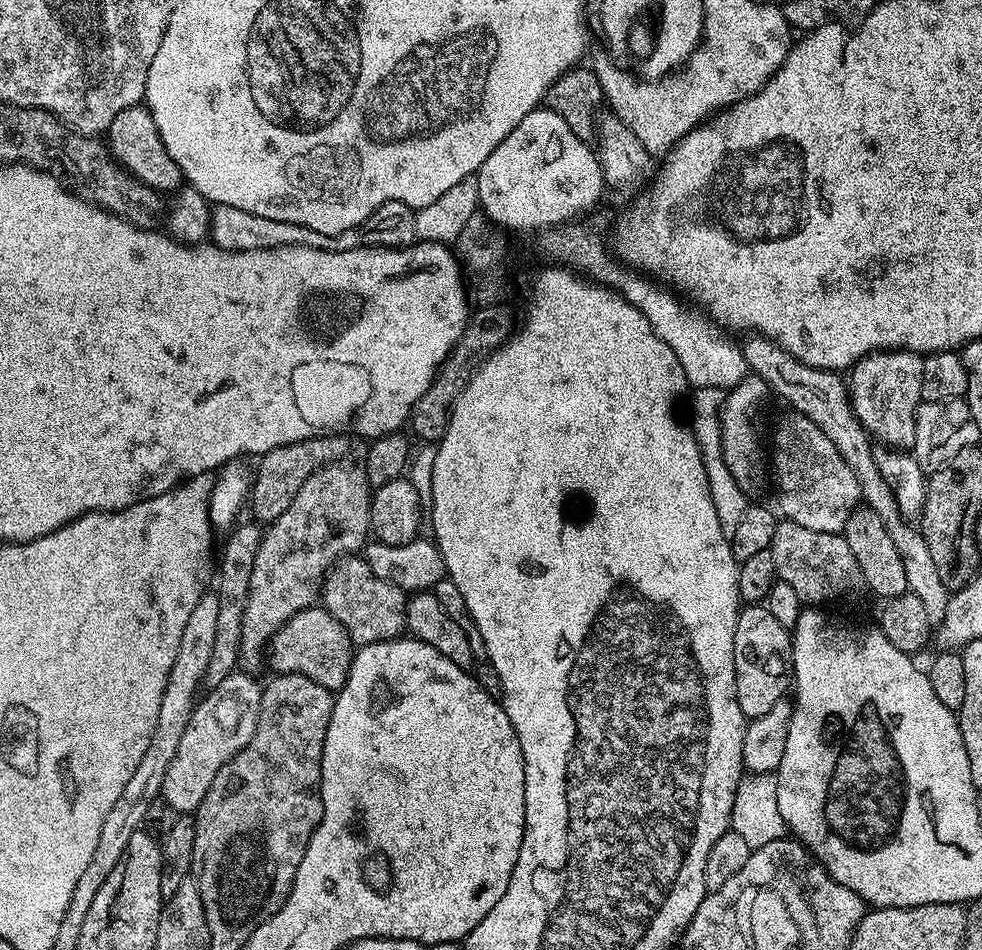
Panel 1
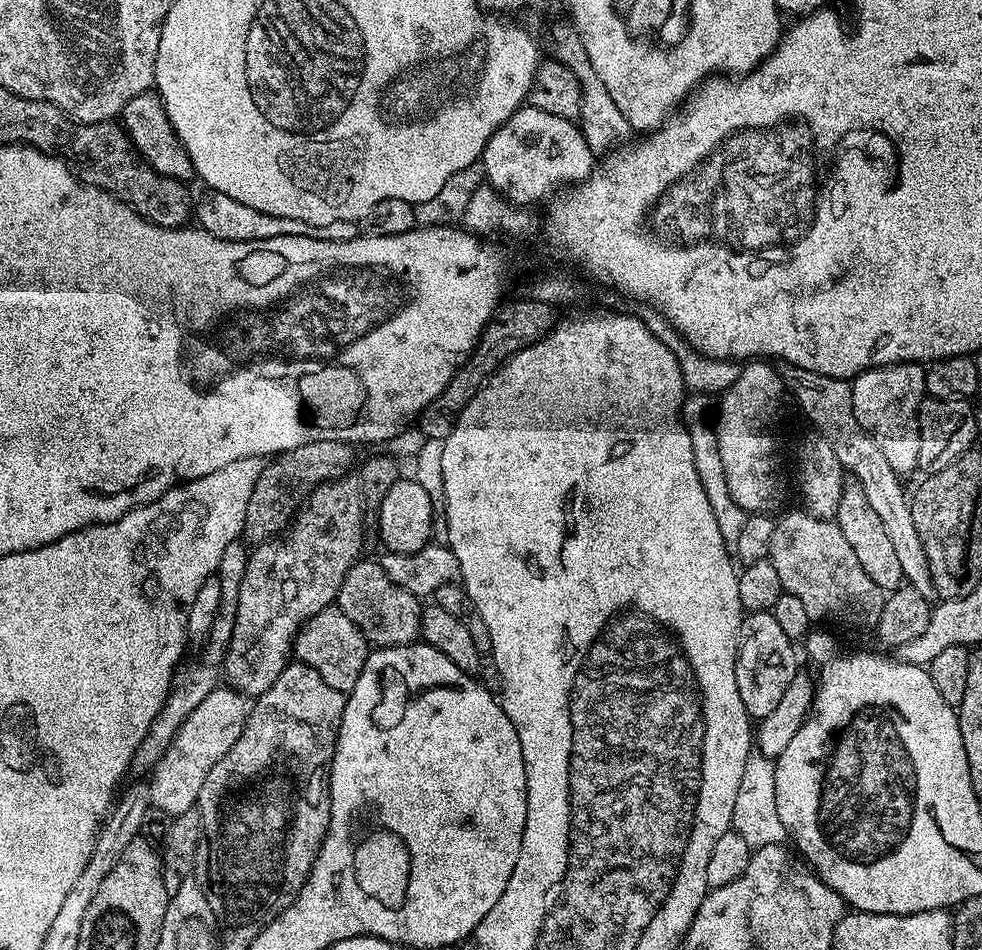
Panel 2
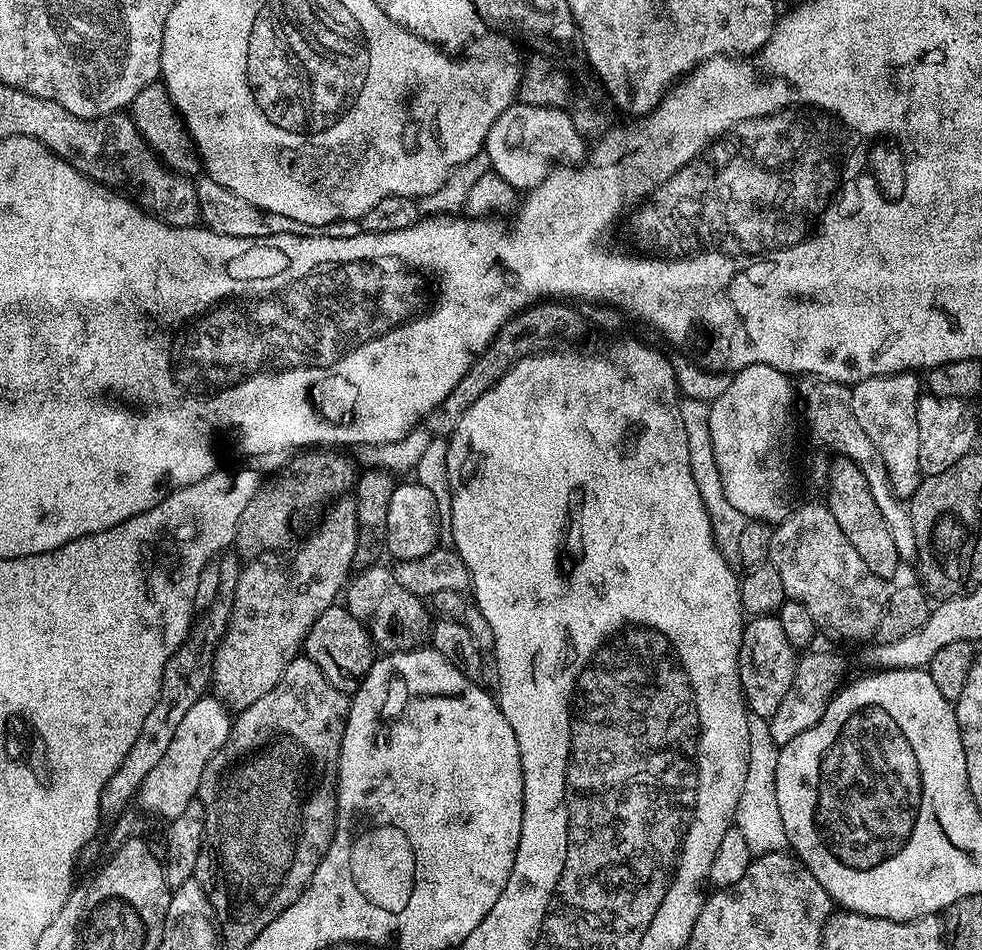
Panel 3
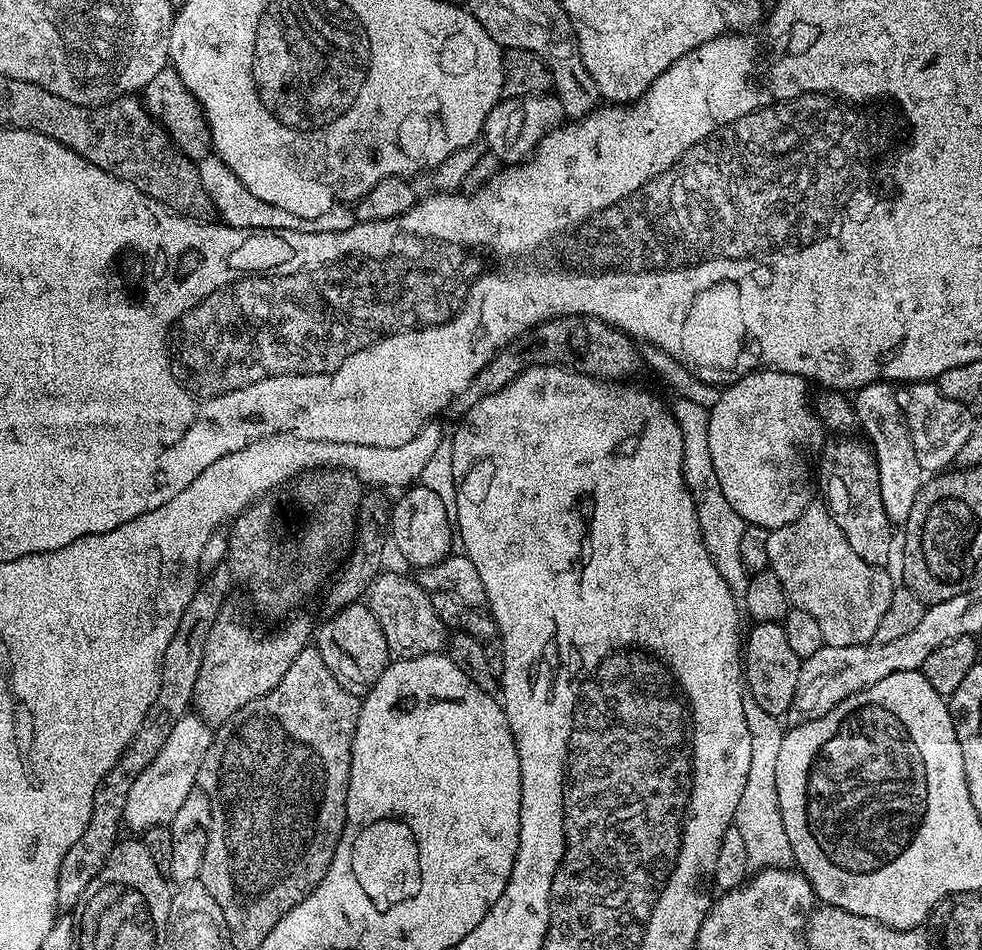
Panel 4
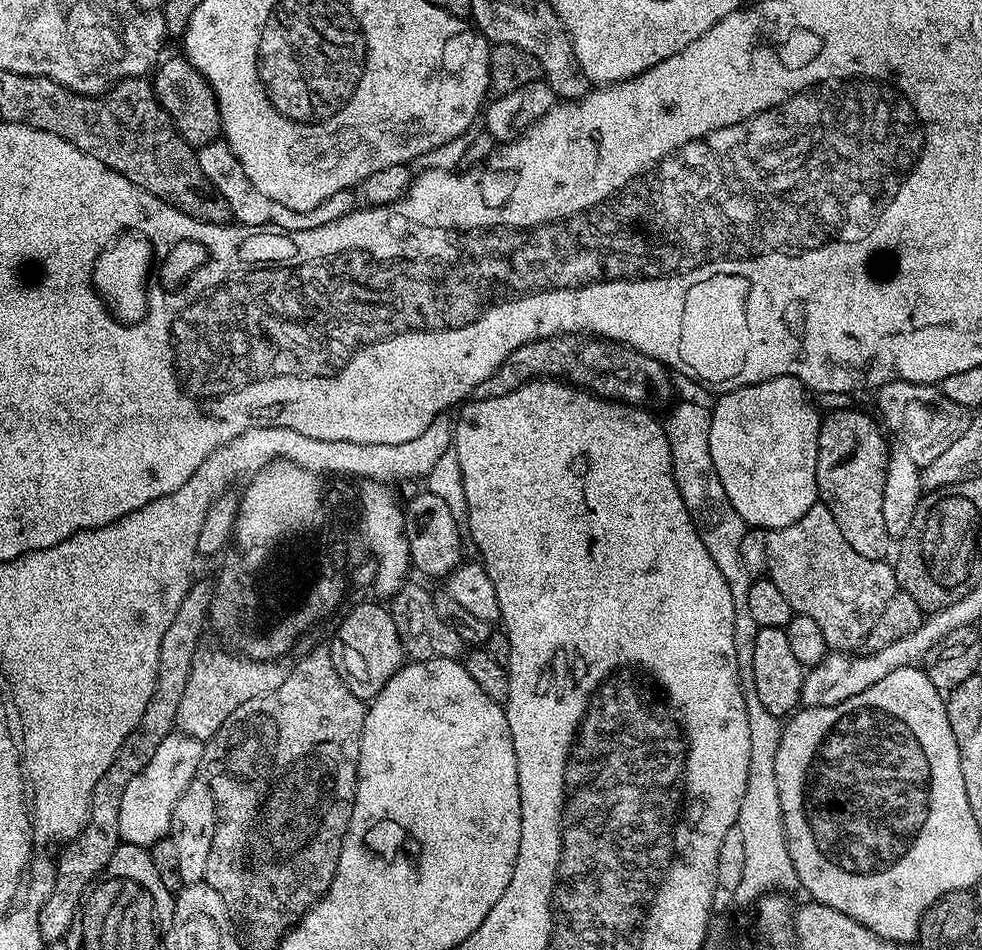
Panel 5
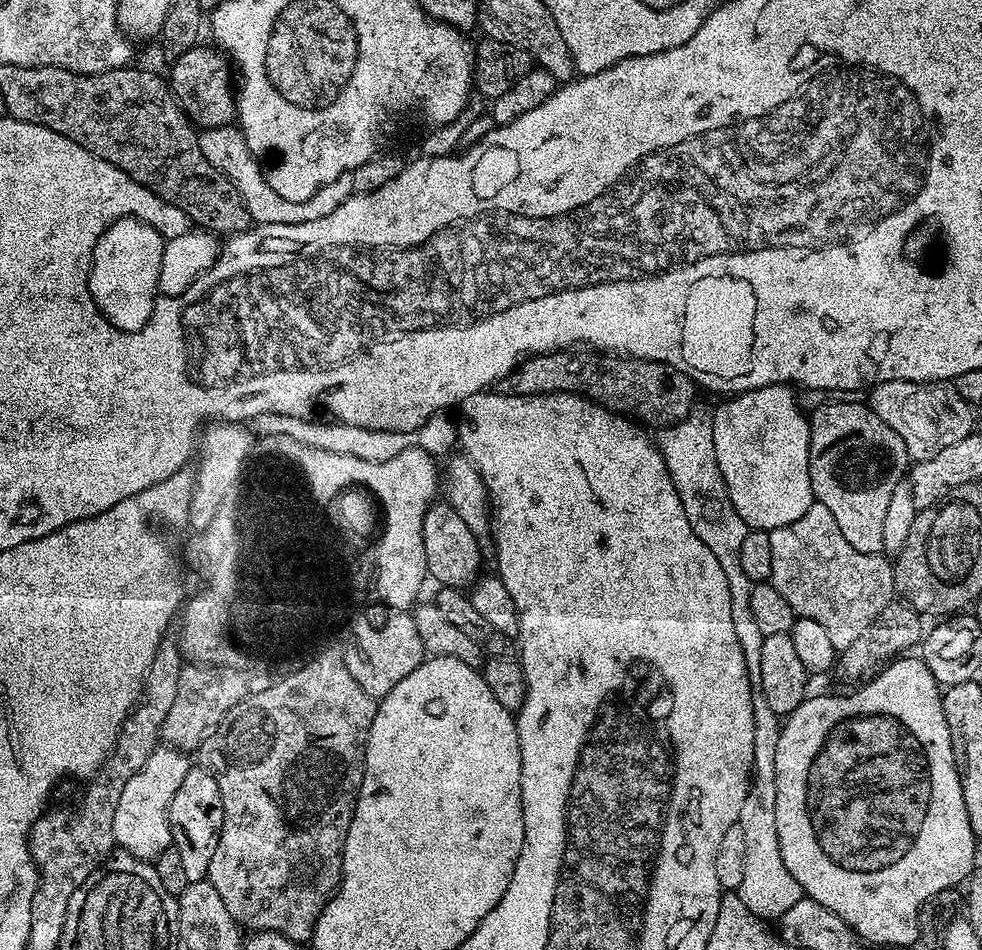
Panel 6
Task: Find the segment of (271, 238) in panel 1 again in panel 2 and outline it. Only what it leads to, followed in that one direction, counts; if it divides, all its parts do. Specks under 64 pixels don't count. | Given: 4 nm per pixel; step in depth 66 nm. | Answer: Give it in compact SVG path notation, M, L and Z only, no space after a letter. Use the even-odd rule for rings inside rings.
M211 190L203 193L205 196L195 201L194 216L199 227L205 232L214 234L214 238L246 242L247 240L265 240L279 236L309 236L319 240L337 240L350 242L354 237L361 235L362 228L355 220L343 220L332 226L310 226L306 222L298 222L294 218L278 218L266 214L262 210L254 210L254 206L246 206L246 202L234 202L230 194L222 194ZM200 219L200 220L199 220Z

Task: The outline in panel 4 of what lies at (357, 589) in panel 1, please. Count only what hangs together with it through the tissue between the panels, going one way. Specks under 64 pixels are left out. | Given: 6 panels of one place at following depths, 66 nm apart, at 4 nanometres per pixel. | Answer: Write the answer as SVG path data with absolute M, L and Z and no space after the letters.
M381 571L376 581L368 587L366 603L374 618L378 618L382 634L386 634L389 657L409 660L443 653L450 639L450 632L444 627L442 618L438 618L430 593L420 587L415 579L407 580L396 572L388 571Z

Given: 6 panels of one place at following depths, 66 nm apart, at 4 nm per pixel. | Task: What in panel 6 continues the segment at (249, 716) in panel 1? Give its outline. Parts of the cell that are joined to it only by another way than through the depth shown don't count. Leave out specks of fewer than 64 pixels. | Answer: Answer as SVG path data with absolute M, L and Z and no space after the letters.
M158 746L146 758L146 766L127 777L114 800L114 818L112 819L112 839L123 851L139 860L149 862L157 858L168 848L173 847L172 831L168 821L170 802L182 786L190 767L189 757L179 748Z

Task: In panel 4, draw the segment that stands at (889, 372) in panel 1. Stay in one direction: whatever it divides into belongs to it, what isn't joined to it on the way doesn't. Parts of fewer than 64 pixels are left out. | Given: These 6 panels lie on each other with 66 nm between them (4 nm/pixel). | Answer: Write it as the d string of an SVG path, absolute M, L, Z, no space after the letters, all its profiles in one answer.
M888 382L867 384L859 389L854 396L854 407L859 427L864 427L863 435L870 445L878 466L878 486L882 490L882 506L886 506L886 514L893 525L903 526L910 518L910 506L914 506L914 498L918 498L920 487L924 484L926 473L918 466L918 454L914 454L914 442L910 442L910 430L904 420L904 405L899 391L895 392L893 385Z

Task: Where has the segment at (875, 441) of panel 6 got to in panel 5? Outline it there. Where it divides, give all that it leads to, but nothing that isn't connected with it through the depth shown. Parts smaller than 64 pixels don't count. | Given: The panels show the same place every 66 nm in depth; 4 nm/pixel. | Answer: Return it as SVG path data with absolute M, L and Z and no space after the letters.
M855 407L838 408L821 419L816 491L819 499L834 514L834 522L838 522L842 538L846 538L846 542L850 542L862 558L883 560L889 555L890 543L886 522L882 519L882 490L886 490L889 437L879 423L876 425L866 413L856 411Z

